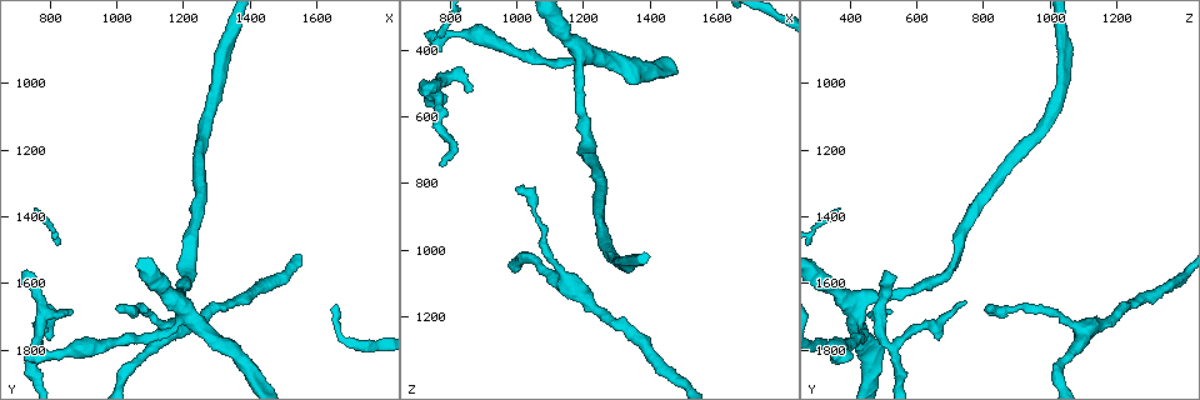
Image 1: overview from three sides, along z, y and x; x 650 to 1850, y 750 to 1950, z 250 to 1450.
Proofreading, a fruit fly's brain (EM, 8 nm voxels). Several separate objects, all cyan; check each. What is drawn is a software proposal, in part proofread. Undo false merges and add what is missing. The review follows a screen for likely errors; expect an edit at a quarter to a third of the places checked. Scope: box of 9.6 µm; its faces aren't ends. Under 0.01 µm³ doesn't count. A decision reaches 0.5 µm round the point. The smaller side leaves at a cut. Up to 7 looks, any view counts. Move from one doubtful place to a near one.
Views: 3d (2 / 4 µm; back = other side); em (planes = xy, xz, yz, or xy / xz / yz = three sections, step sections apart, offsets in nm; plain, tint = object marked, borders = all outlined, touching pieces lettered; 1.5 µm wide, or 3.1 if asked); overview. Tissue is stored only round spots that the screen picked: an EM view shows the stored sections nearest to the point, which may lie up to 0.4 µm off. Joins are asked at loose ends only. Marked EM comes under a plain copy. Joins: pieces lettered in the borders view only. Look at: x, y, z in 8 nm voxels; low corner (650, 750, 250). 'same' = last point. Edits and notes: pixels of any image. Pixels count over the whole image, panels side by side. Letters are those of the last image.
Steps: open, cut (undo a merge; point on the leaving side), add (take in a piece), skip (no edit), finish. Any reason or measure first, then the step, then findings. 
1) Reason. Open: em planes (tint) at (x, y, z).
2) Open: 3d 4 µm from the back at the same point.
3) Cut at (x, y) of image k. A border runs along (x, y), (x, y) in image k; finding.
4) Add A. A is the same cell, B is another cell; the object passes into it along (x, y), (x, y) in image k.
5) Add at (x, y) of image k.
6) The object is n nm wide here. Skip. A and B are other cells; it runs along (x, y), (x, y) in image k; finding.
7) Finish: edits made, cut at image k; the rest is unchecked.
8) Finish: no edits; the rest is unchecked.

Branch point. Open: 3d 2 µm from the back at (790, 1680, 500).

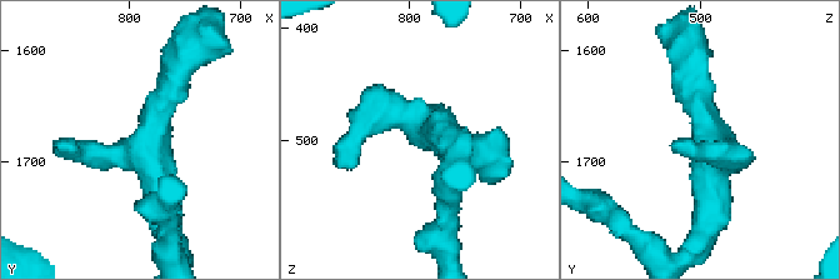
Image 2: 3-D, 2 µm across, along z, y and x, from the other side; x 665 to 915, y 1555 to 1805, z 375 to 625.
Need the tissue. Open: em planes (tint) at (778, 1676, 492).

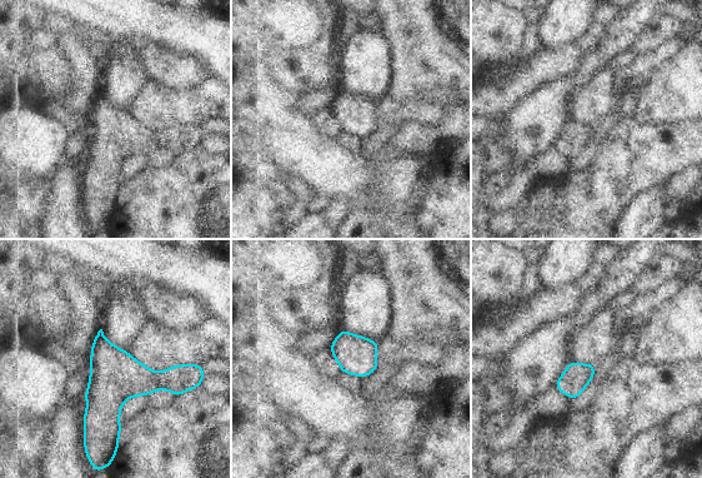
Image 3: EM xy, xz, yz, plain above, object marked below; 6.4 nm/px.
What lies round it. Open: em planes (borders) at the same point.

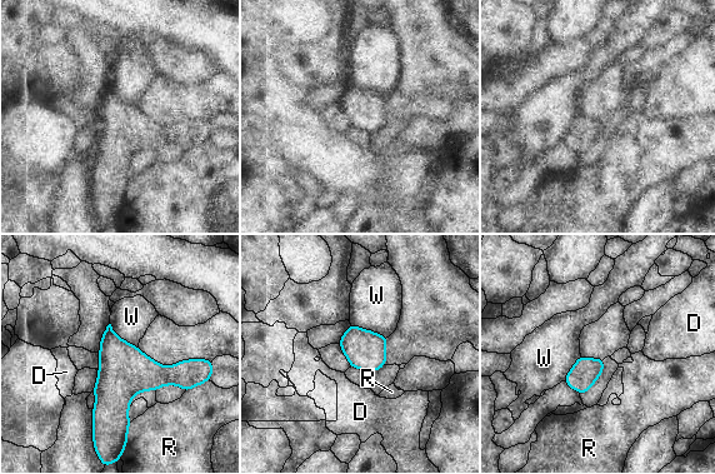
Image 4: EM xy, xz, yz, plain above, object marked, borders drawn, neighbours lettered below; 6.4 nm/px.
Skip. D, R and W are other cells; a border runs along (350, 323), (388, 337) in image 4; one cell here.

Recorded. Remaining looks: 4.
End of a long branch. Open: em planes (borders) at (720, 1820, 340).

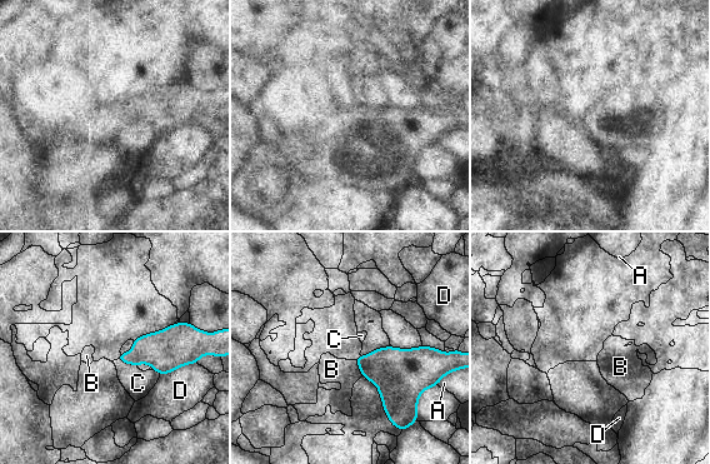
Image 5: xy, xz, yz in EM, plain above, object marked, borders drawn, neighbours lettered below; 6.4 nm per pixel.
Add B. B is the same cell, A, C and D are other cells; the object passes into it along (396, 372), (359, 367), (331, 369) in image 5; it goes on there.

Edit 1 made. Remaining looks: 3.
Branch stops here. Open: em xy step 8 (borders) at (780, 1650, 750).

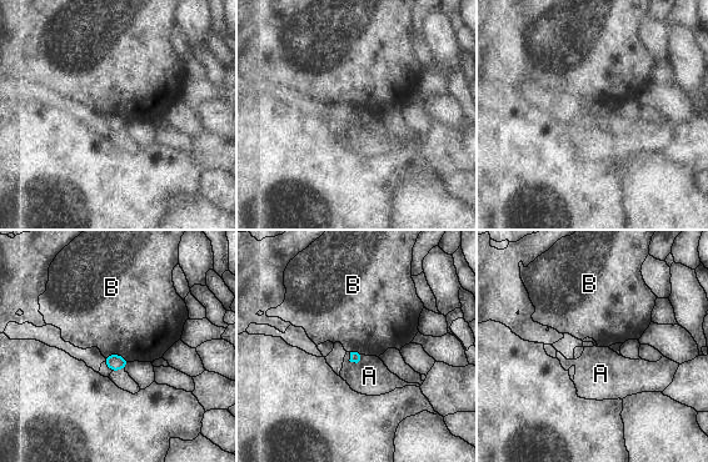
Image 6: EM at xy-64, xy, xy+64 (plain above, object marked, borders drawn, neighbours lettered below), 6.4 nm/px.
Skip. A and B are other cells; none of them fits.

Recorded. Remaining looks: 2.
Finish: edits made, add at image 5; the rest is unchecked.

